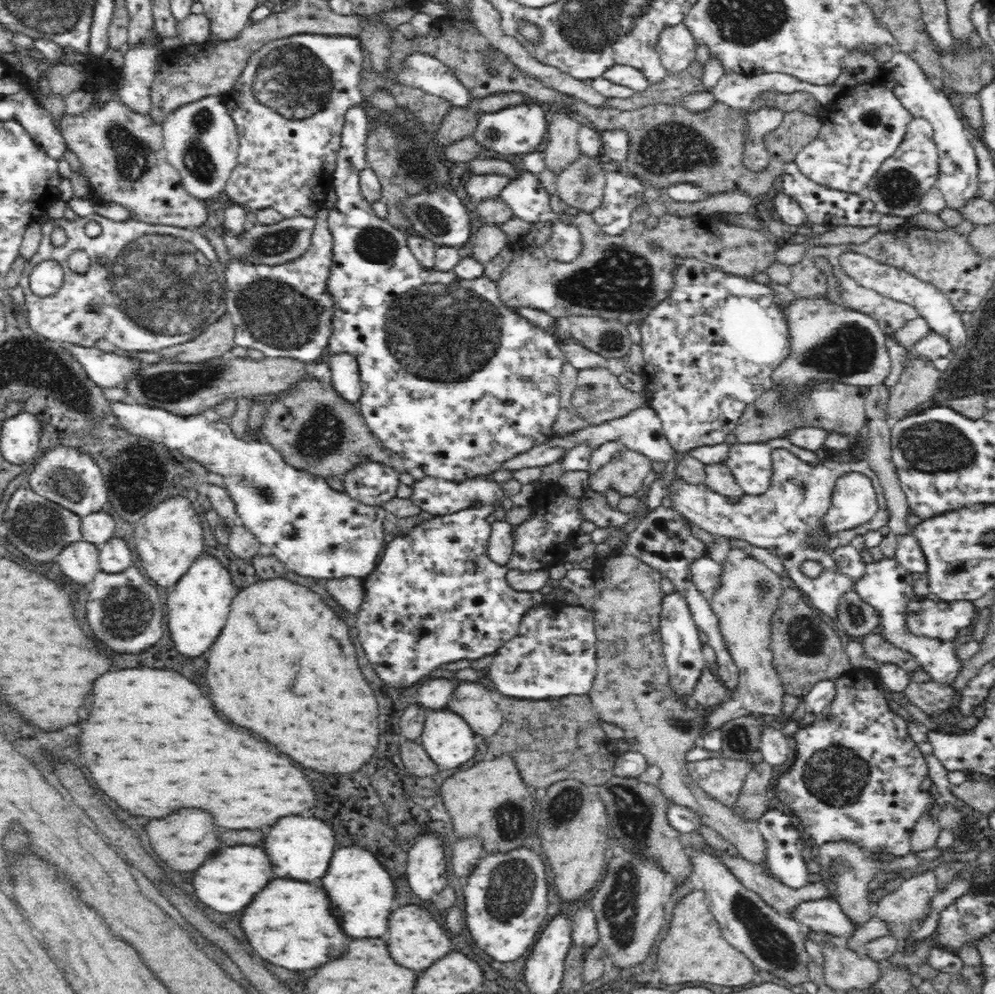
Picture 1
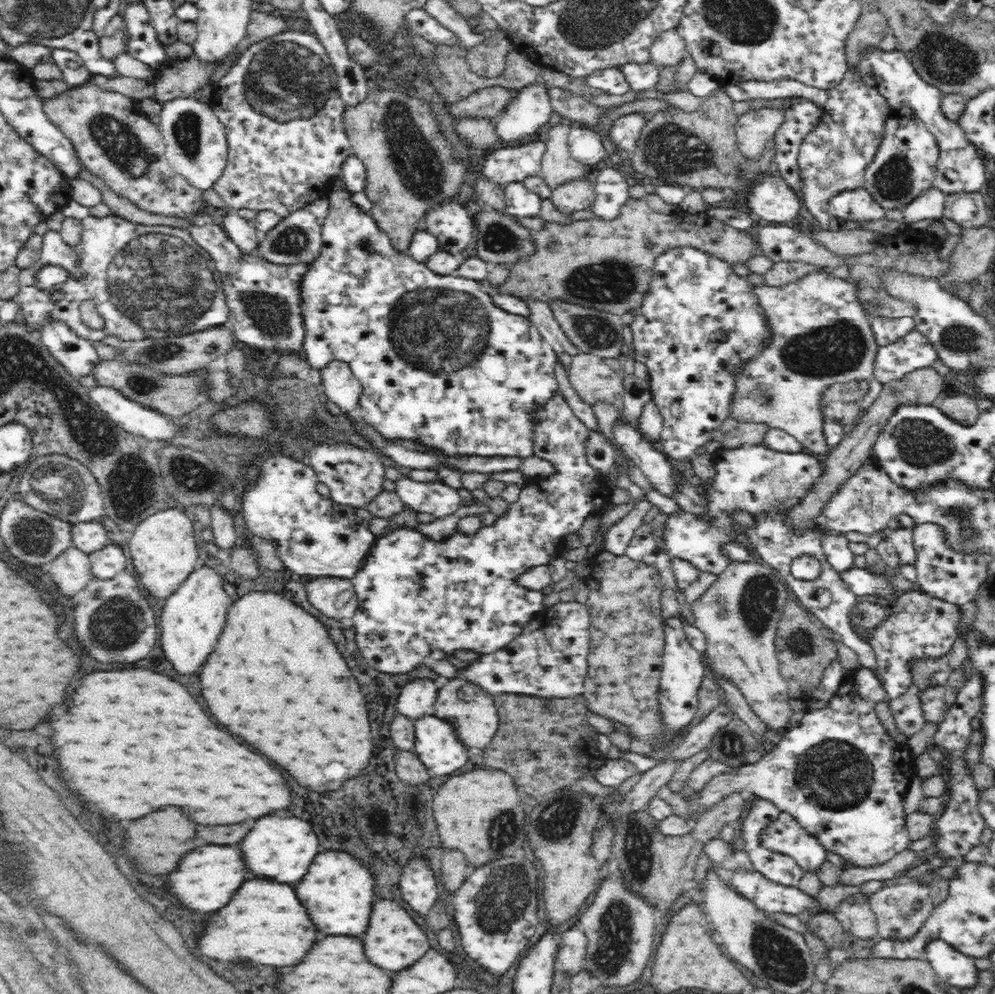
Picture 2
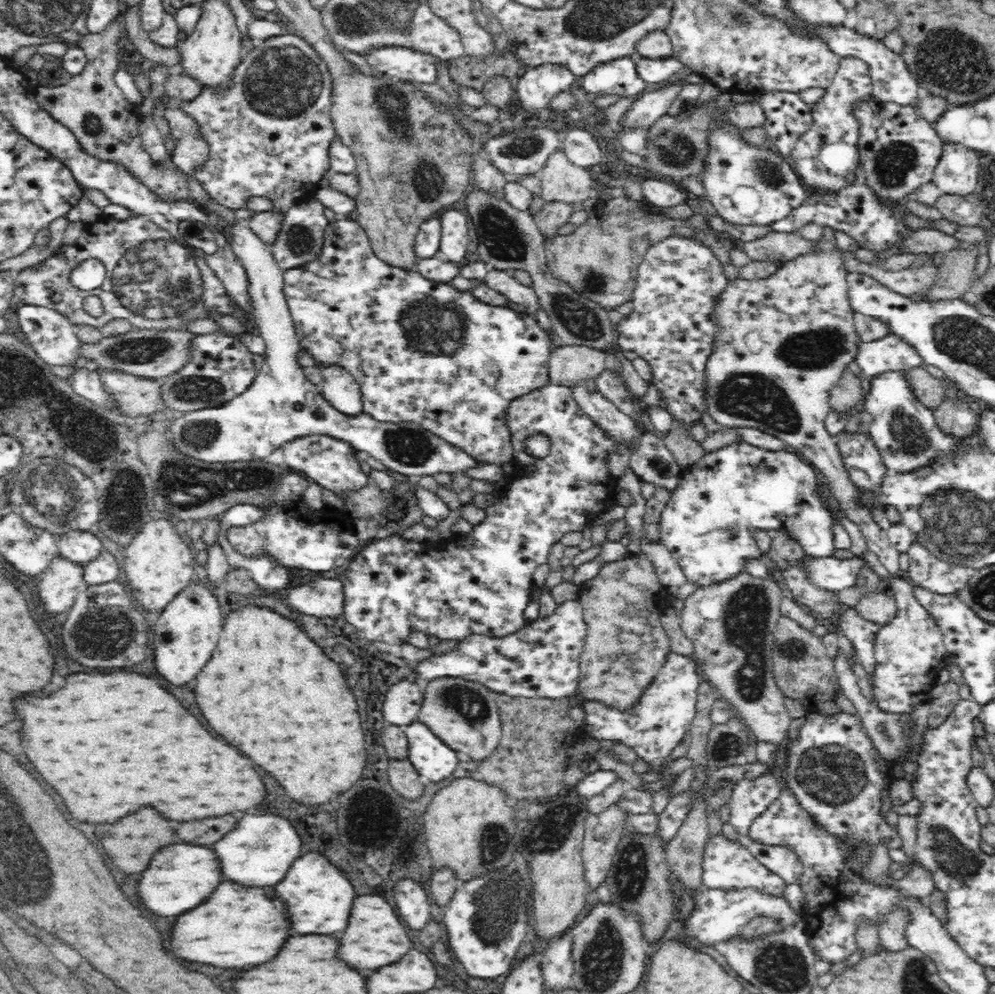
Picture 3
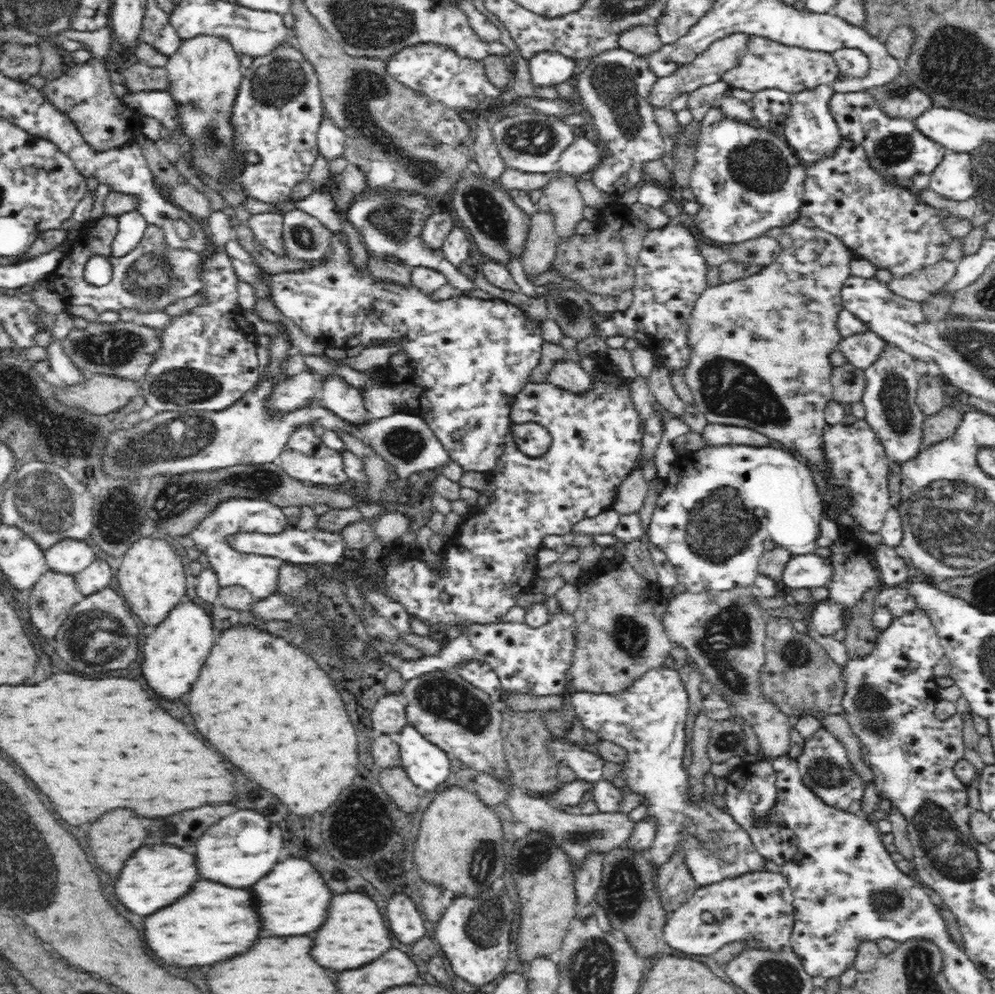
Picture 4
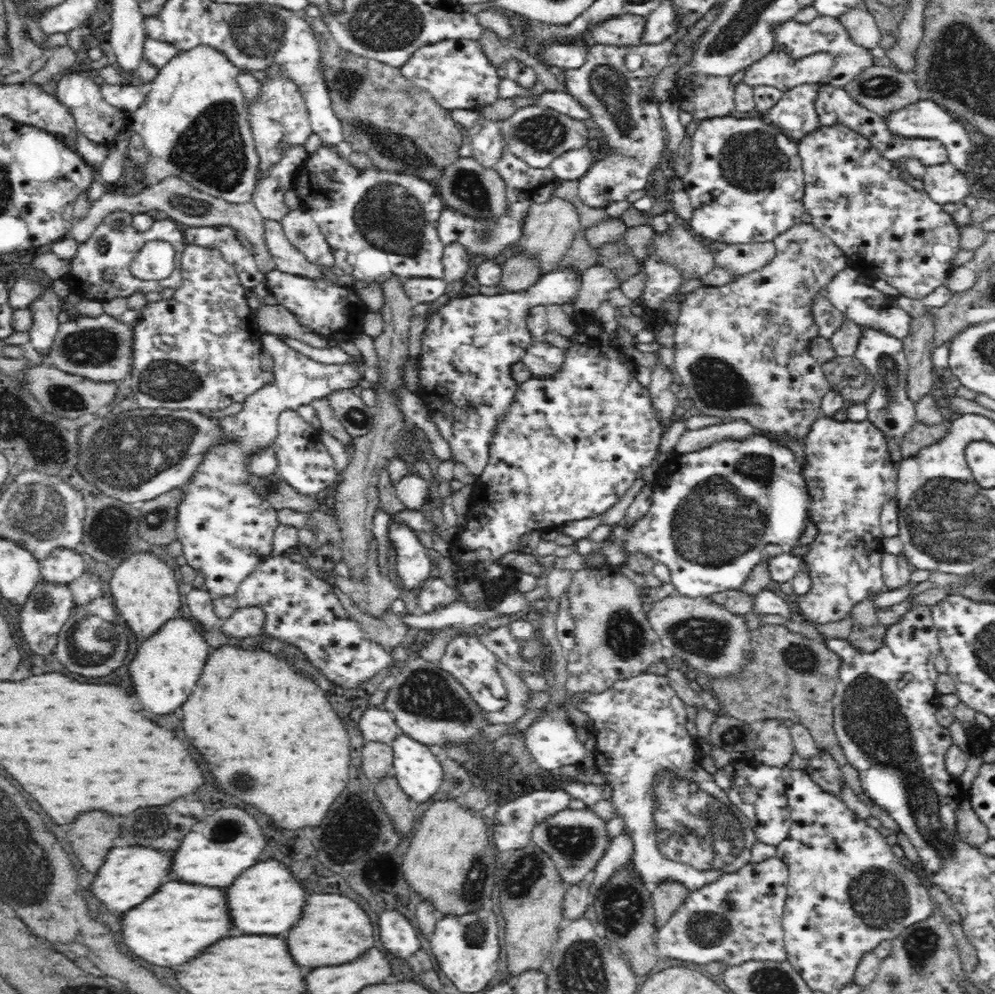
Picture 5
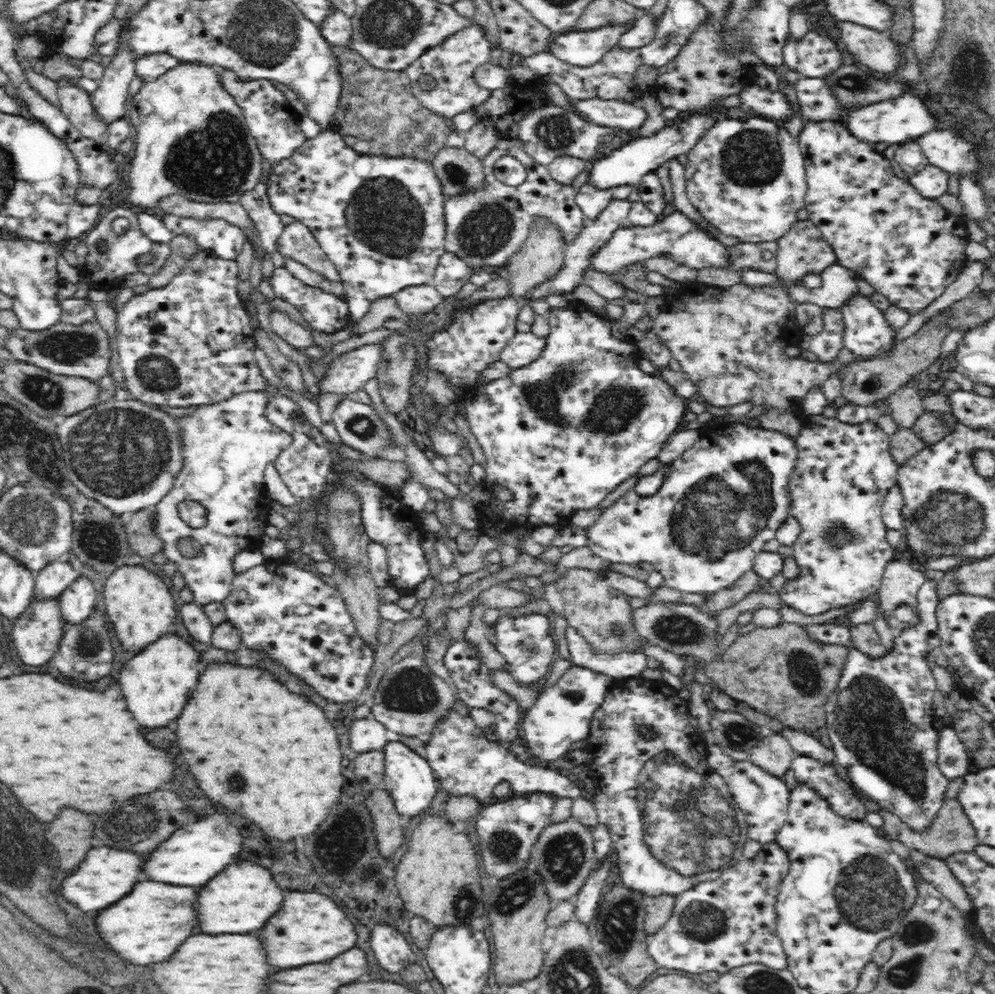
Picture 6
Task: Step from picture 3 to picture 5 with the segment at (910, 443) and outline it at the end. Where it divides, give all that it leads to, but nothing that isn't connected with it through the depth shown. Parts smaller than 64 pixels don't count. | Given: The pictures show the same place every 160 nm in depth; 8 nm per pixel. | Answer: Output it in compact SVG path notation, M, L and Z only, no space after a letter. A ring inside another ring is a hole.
M862 326L862 340L855 357L867 369L874 379L874 390L865 400L867 420L887 438L903 440L917 423L915 402L909 397L908 390L908 359L904 351L904 342L898 341L887 334L878 333L877 330Z

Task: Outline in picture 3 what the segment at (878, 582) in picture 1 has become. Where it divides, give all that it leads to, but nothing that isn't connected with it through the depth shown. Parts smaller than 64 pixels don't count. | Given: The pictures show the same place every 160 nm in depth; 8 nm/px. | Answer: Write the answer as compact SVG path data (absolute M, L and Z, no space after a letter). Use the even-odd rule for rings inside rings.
M860 556L847 560L815 558L809 566L809 577L818 587L838 592L858 584L863 566Z

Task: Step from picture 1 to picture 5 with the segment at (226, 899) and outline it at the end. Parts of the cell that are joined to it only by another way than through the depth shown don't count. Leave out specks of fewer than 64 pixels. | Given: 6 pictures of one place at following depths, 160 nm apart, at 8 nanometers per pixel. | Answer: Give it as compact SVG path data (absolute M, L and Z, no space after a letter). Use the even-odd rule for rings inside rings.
M130 846L130 848L114 848L110 852L110 858L106 858L106 866L102 868L102 874L98 874L94 884L94 894L100 896L100 900L110 910L130 912L144 904L150 896L158 894L164 884L172 880L172 864L174 864L174 852L144 848L144 846Z

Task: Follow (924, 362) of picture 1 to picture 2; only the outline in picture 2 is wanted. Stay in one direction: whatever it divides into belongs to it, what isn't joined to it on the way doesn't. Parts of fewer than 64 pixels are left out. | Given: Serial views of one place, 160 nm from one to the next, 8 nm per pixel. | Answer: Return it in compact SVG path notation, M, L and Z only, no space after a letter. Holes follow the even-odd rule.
M926 367L913 370L900 380L884 383L884 390L880 392L880 396L864 410L862 418L859 418L852 428L847 429L842 442L835 445L835 448L827 455L825 470L819 481L810 492L802 497L798 504L792 506L790 522L793 522L794 527L809 527L815 517L819 515L819 510L825 505L827 499L838 490L839 484L850 478L870 458L874 458L873 446L876 444L877 436L888 424L890 416L894 416L900 406L920 407L922 404L932 404L944 390L944 382L943 376L938 374L934 368Z

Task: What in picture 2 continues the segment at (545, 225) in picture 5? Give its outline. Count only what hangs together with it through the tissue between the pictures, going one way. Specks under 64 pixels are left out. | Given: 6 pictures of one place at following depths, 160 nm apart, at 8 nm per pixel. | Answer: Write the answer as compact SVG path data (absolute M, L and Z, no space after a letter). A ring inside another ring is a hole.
M560 122L554 124L542 137L545 151L539 176L552 190L567 180L584 177L589 172L587 166L572 157L568 144L571 130L572 126Z

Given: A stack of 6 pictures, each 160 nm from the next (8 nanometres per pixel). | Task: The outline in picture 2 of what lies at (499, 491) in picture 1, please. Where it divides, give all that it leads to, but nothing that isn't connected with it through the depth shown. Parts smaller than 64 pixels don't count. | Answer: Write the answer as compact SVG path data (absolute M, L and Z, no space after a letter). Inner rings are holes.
M408 477L396 480L395 492L400 495L411 509L416 512L432 514L436 519L456 512L462 506L458 489L437 480L435 482L417 482Z

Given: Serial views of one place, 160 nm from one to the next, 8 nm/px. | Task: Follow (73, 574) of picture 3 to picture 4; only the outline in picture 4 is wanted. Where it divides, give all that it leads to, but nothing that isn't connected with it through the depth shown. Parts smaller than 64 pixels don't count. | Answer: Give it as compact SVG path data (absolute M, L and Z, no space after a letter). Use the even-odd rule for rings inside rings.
M48 569L32 588L30 614L34 626L44 636L54 636L70 609L85 596L78 589L75 575Z

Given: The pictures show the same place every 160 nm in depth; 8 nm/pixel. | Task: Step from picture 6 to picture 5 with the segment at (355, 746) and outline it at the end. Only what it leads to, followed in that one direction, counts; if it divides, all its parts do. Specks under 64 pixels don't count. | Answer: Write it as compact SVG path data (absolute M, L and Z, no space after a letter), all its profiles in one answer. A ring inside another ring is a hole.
M382 705L367 708L360 722L363 740L391 743L398 734L403 734L402 728L396 723L394 715Z

